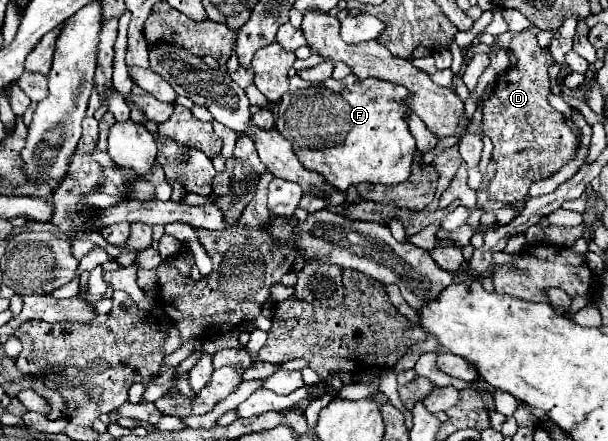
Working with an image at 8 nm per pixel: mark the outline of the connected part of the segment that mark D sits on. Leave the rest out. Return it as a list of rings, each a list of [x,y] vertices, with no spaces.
[[[521,32],[513,36],[509,50],[517,56],[517,64],[497,78],[491,98],[483,102],[483,132],[491,138],[493,158],[497,160],[497,174],[489,182],[487,192],[491,200],[501,200],[505,204],[521,200],[527,196],[533,182],[565,166],[577,144],[565,114],[549,104],[549,68],[555,64],[549,48],[541,48],[533,32]]]

